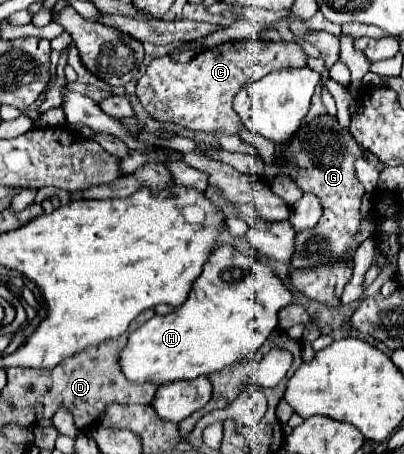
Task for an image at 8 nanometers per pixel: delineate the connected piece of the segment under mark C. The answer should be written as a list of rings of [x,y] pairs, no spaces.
[[[261,39],[227,41],[195,55],[189,63],[173,63],[169,55],[153,59],[137,81],[137,97],[159,121],[171,121],[207,133],[239,133],[241,121],[231,107],[233,95],[243,87],[243,83],[261,79],[275,69],[287,67],[305,67],[305,53],[295,43]]]

